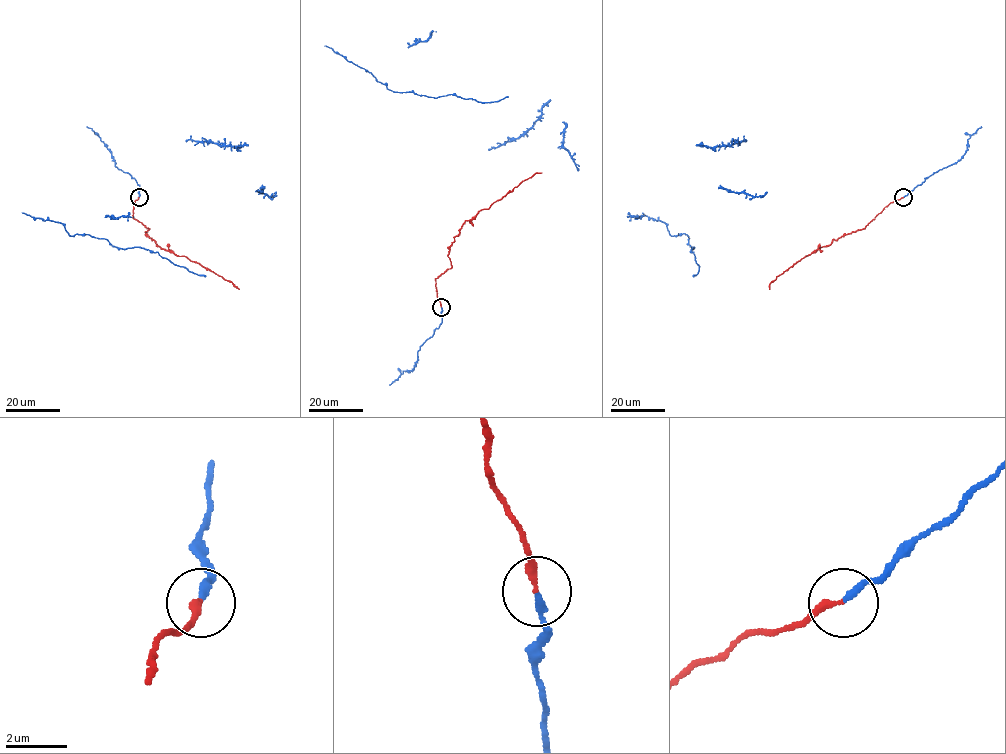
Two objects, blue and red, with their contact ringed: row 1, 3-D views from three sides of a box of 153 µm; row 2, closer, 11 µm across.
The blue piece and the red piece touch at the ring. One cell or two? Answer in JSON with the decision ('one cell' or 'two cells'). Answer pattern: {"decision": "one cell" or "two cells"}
{"decision": "one cell"}

